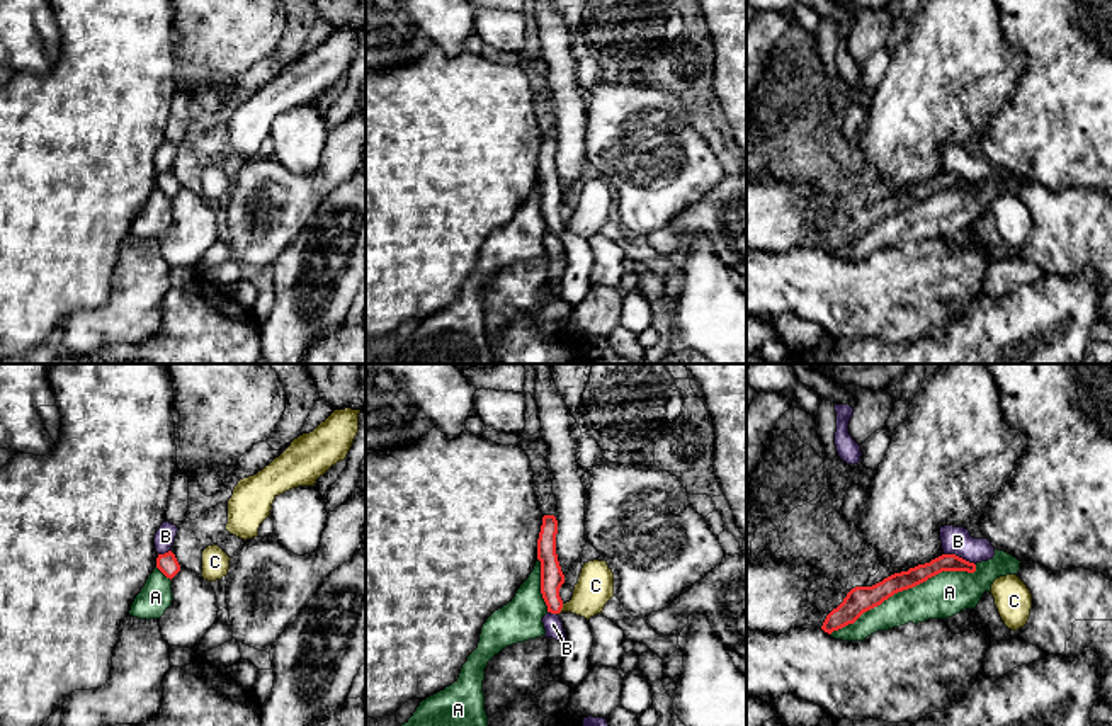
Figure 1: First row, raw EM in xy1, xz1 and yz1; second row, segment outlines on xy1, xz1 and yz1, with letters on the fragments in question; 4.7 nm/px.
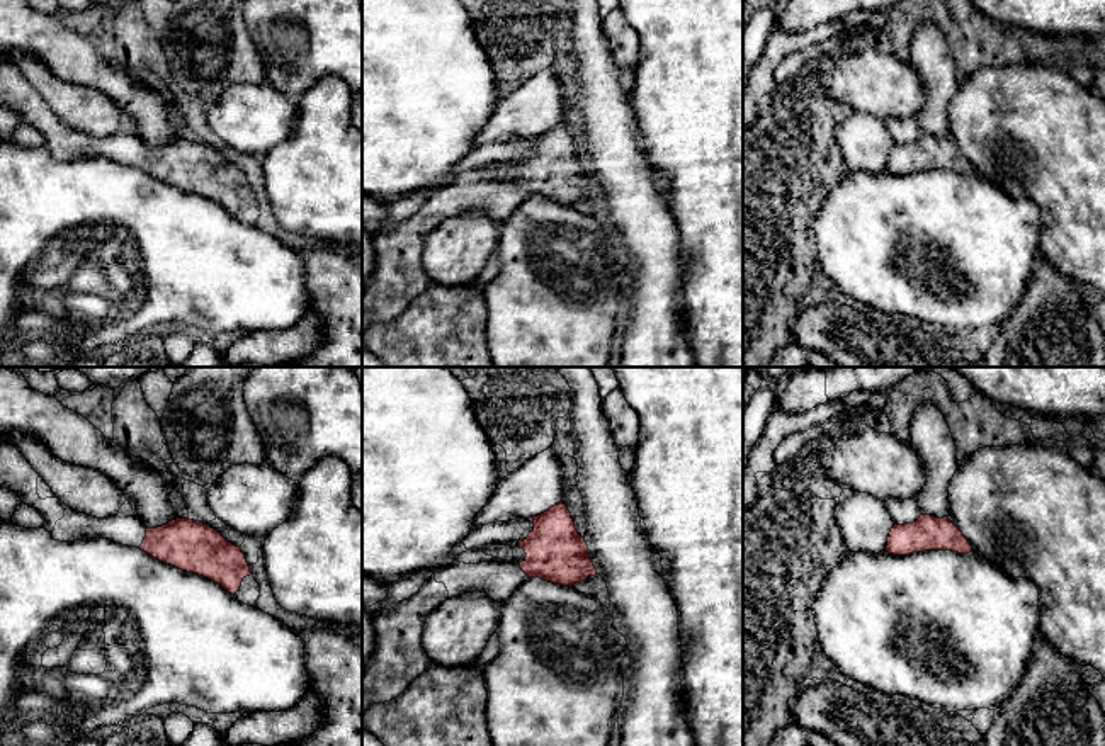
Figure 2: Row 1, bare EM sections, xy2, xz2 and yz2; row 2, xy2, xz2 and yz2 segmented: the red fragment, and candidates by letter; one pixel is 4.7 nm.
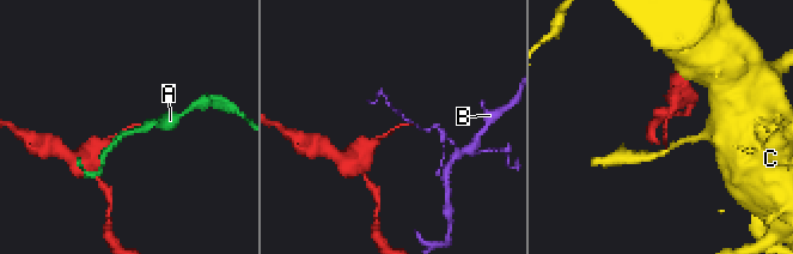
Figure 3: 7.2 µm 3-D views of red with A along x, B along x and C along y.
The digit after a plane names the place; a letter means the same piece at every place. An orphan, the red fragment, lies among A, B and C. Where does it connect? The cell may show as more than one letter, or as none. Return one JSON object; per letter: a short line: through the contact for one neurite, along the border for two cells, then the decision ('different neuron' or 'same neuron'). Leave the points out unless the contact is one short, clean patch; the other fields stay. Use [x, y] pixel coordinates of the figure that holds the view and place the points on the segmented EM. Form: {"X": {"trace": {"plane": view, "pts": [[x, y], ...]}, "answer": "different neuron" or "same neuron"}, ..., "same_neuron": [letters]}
{"A": {"answer": "different neuron"}, "B": {"trace": {"plane": "yz1", "pts": [[944, 553], [954, 553], [975, 565]]}, "answer": "different neuron"}, "C": {"answer": "different neuron"}, "same_neuron": []}

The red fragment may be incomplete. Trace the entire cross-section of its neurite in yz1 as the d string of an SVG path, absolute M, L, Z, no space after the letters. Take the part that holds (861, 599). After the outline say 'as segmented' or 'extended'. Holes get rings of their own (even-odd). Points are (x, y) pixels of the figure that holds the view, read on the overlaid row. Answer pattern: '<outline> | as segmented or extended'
M942 554L930 563L894 573L872 587L855 587L847 593L843 602L826 615L821 629L831 634L854 624L864 612L881 605L894 593L913 588L942 571L974 573L976 564L956 554Z | as segmented

